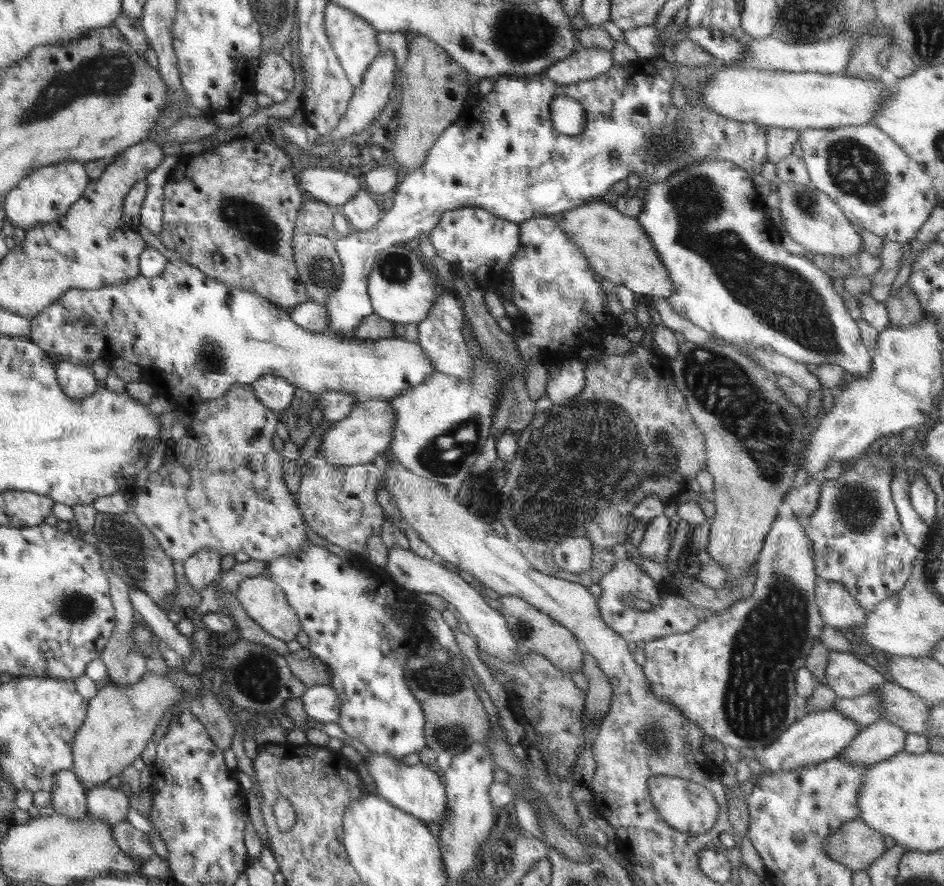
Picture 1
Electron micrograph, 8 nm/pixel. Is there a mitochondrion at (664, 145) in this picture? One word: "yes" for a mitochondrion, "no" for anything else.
yes

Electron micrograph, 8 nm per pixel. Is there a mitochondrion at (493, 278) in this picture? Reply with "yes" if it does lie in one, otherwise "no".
no

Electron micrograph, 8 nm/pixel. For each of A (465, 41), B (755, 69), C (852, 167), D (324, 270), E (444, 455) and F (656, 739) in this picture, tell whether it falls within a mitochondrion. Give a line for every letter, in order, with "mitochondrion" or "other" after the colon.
A: mitochondrion
B: other
C: mitochondrion
D: mitochondrion
E: mitochondrion
F: mitochondrion

